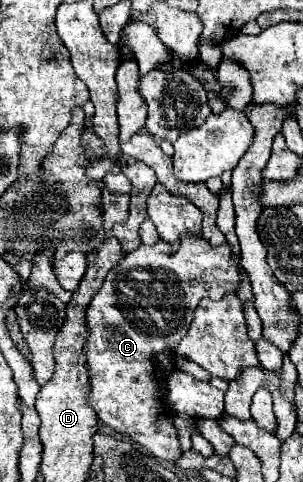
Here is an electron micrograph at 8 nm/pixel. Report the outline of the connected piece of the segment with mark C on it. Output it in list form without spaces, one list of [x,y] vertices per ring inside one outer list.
[[[184,237],[176,255],[168,253],[168,243],[158,241],[156,245],[140,245],[130,251],[104,279],[104,285],[92,299],[86,321],[90,327],[88,345],[84,355],[88,357],[90,371],[90,405],[96,409],[98,419],[112,427],[114,431],[132,437],[138,445],[150,451],[154,457],[176,463],[182,455],[178,433],[172,423],[172,411],[166,401],[166,377],[158,363],[158,355],[164,351],[174,353],[178,341],[186,335],[194,309],[198,303],[208,297],[212,301],[222,299],[228,293],[238,293],[240,289],[240,263],[234,261],[230,245],[212,247],[202,237]]]

